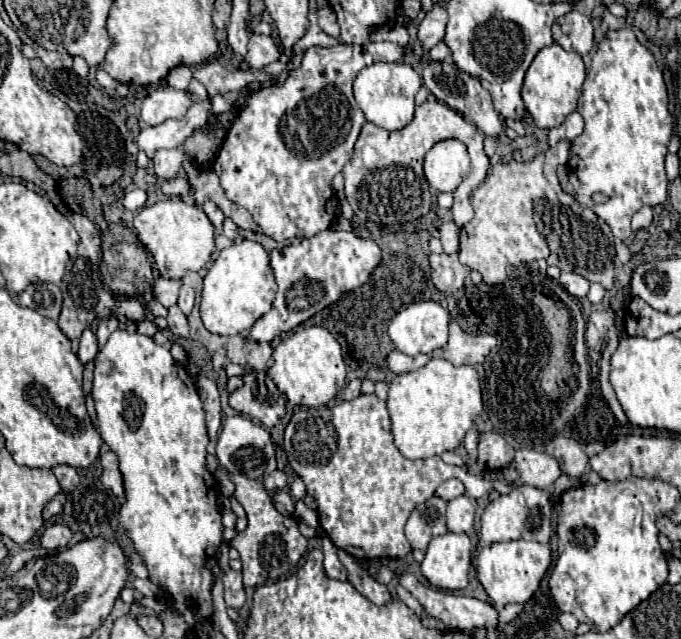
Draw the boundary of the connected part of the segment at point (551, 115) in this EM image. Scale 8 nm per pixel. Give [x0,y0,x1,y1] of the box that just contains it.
[521,44,585,128]

